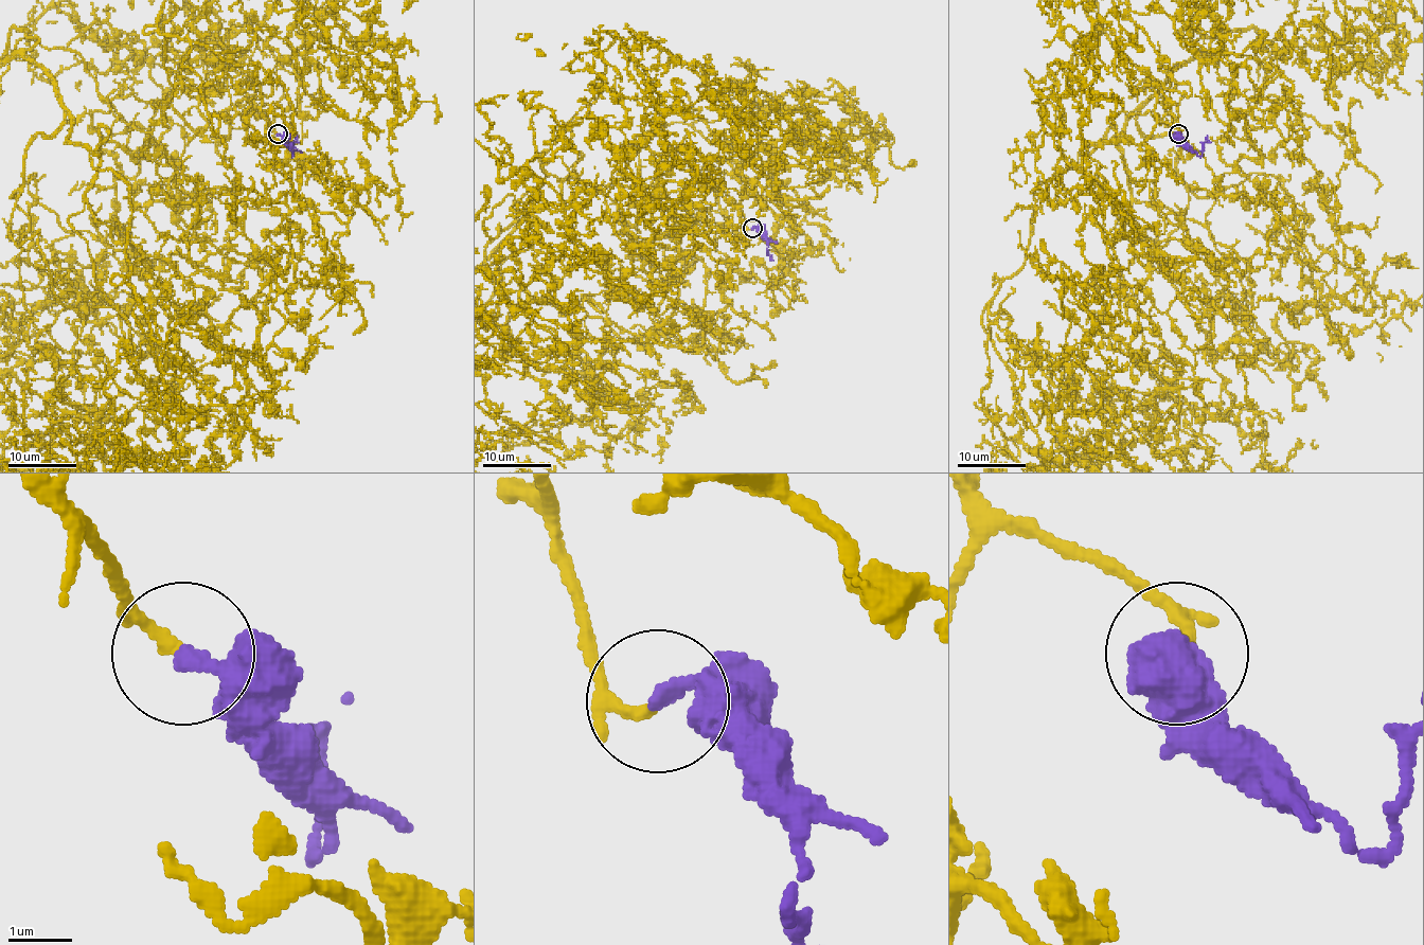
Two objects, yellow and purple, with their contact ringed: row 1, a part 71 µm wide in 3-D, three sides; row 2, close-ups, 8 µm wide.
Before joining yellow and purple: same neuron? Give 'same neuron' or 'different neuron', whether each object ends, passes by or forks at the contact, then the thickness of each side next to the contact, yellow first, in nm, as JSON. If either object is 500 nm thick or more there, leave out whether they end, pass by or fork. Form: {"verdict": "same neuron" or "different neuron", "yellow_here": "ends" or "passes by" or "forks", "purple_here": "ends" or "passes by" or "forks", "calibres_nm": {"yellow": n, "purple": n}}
{"verdict": "same neuron", "yellow_here": "passes by", "purple_here": "ends", "calibres_nm": {"yellow": 130, "purple": 280}}

